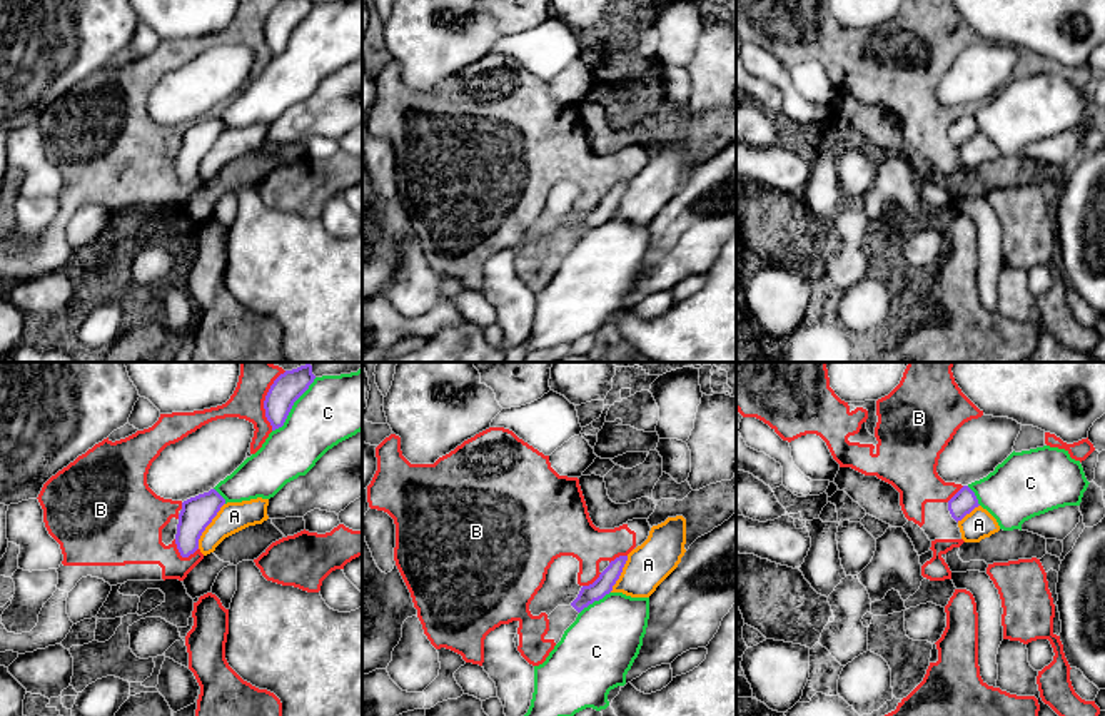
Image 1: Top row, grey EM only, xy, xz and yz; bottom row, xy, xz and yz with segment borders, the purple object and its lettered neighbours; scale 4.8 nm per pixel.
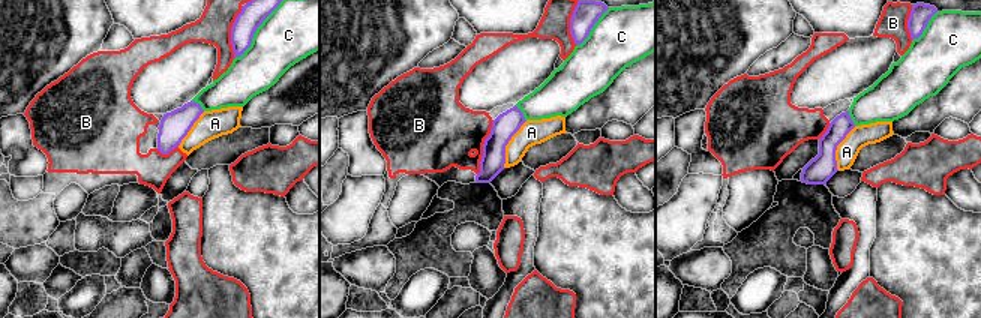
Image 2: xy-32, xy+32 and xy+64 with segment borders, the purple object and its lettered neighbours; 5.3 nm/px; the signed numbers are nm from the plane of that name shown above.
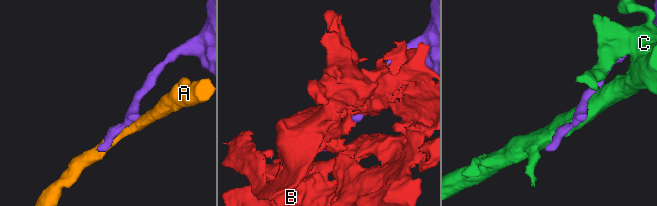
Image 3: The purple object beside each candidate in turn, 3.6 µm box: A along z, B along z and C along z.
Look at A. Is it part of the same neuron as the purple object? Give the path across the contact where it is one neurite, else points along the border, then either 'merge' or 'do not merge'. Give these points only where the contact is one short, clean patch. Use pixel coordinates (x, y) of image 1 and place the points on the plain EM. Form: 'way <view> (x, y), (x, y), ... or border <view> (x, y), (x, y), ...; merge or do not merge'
do not merge

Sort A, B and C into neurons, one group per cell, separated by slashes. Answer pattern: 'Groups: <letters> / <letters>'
Groups: A / B / C

